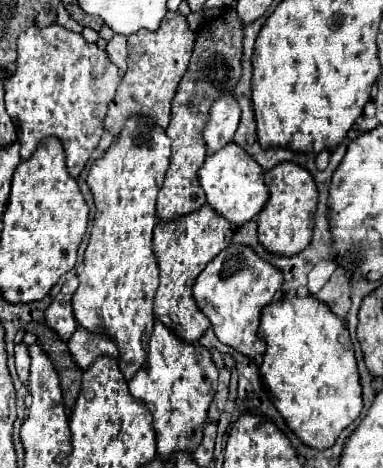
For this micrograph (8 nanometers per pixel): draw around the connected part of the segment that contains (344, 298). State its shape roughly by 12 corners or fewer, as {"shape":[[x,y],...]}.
{"shape":[[336,269],[316,297],[344,319],[350,309],[350,277]]}

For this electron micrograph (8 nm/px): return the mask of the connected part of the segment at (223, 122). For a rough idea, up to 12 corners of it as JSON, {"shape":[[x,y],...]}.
{"shape":[[232,93],[210,109],[204,129],[208,151],[232,141],[240,107]]}

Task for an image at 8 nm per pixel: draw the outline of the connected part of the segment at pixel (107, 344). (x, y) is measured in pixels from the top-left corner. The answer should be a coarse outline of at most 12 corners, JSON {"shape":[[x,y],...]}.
{"shape":[[82,327],[70,337],[72,357],[86,369],[100,355],[118,357],[112,337]]}

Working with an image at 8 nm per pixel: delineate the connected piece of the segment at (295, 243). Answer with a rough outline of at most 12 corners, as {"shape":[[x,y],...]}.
{"shape":[[290,161],[264,175],[260,243],[278,255],[308,247],[318,189]]}

